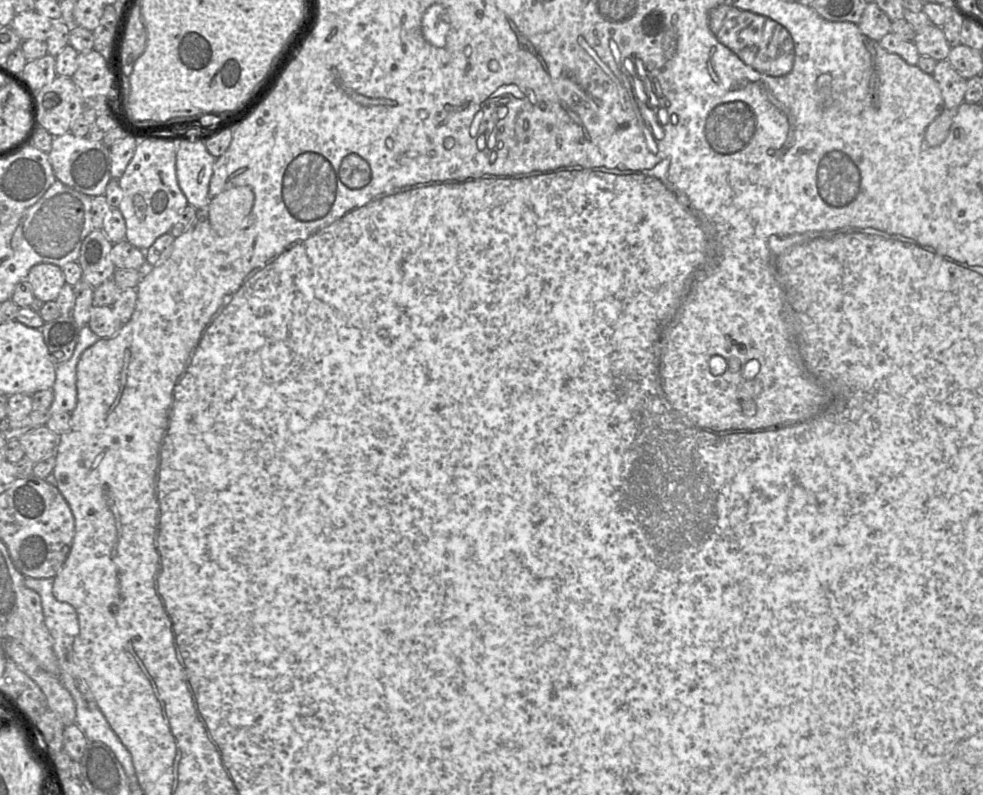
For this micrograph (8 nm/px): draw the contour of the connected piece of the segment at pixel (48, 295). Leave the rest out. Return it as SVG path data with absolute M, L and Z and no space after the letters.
M50 263L34 265L26 280L31 284L34 297L43 302L55 301L66 284L62 269Z

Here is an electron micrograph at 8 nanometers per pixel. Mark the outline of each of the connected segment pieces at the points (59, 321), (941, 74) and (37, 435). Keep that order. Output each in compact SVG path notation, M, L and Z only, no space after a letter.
M62 314L41 327L48 353L56 366L72 357L81 327L71 315L62 316Z
M948 60L938 61L932 74L938 83L947 109L957 109L963 102L967 80L963 78Z
M38 426L22 435L18 441L33 463L38 463L51 456L55 456L59 444L59 437L46 426Z

